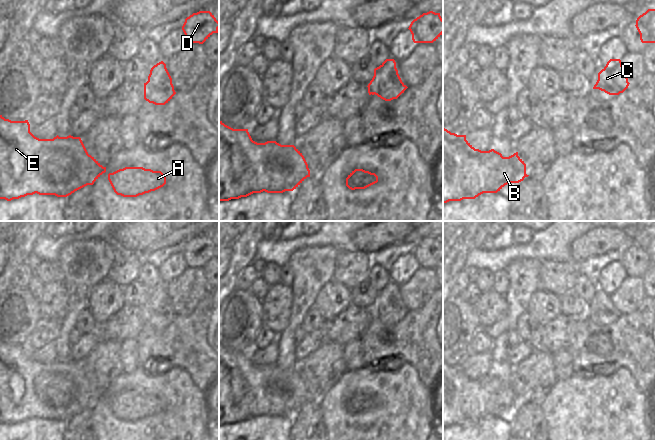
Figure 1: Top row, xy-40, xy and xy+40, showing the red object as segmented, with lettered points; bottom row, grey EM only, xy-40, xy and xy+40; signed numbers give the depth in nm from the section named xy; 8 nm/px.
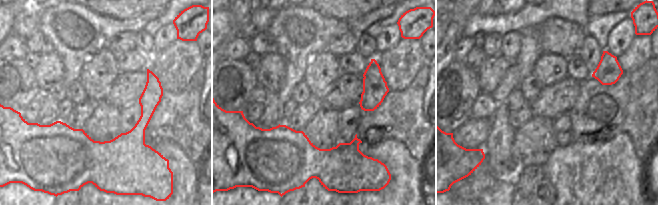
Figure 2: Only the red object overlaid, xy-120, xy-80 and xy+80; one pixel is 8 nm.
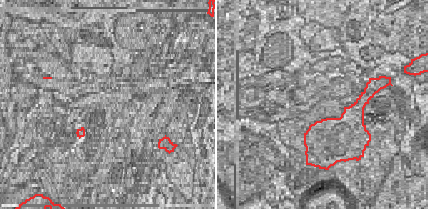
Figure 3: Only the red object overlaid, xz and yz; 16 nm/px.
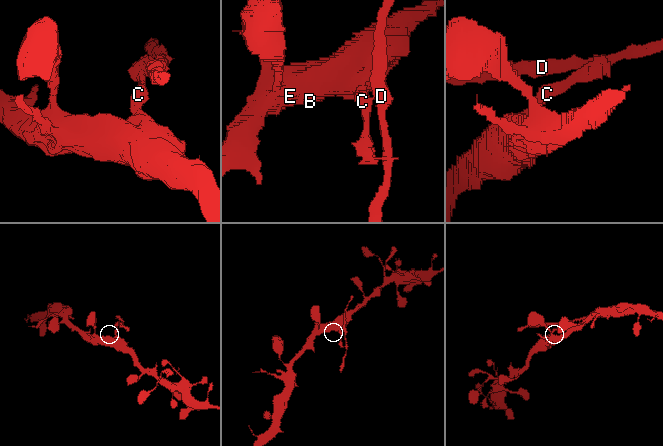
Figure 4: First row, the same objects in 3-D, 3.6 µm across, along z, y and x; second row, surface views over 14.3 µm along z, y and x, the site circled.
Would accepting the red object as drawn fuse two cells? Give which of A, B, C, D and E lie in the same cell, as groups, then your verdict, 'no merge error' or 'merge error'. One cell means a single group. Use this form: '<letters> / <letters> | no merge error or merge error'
A B E / C D | merge error

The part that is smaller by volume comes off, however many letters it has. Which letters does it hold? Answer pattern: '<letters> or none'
C, D

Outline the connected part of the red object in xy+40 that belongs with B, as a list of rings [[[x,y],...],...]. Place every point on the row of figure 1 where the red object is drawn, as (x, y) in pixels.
[[[443,126],[443,203],[475,199],[483,193],[497,193],[505,185],[519,183],[528,176],[526,164],[518,156],[518,152],[503,157],[494,149],[475,149],[466,140],[466,135],[451,133]]]

